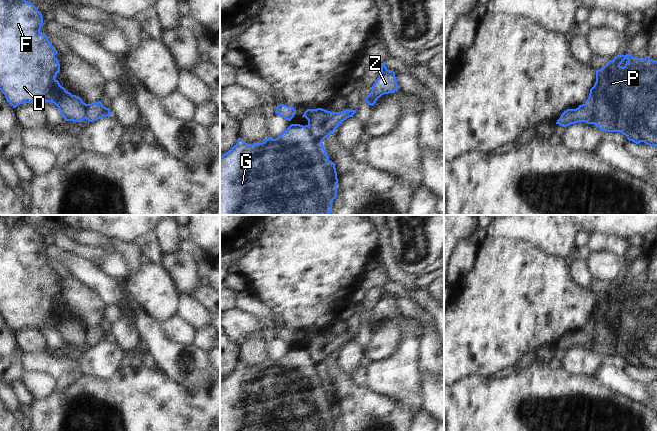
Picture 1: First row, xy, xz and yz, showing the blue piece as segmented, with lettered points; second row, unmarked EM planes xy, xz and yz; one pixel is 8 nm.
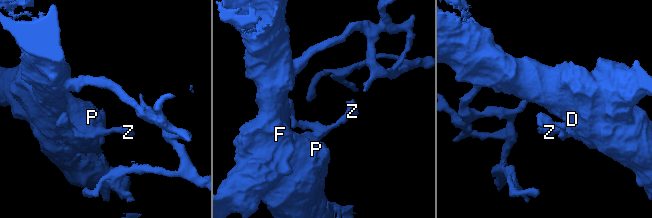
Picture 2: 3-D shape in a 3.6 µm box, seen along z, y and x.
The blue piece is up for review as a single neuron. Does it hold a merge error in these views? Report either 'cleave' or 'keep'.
cleave

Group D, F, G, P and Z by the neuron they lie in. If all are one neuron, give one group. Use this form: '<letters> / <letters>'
D F G P / Z

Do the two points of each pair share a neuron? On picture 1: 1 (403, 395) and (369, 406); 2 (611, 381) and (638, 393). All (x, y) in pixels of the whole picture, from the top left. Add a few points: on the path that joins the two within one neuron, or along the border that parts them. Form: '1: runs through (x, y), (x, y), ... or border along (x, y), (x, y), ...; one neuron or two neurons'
1: border along (372, 391), (393, 397), (414, 411); two neurons
2: runs through (618, 381), (631, 388); one neuron

